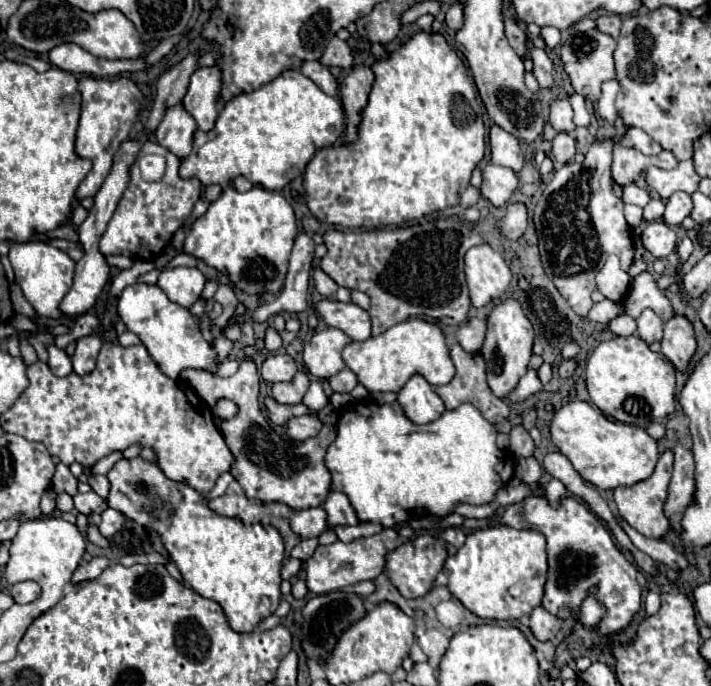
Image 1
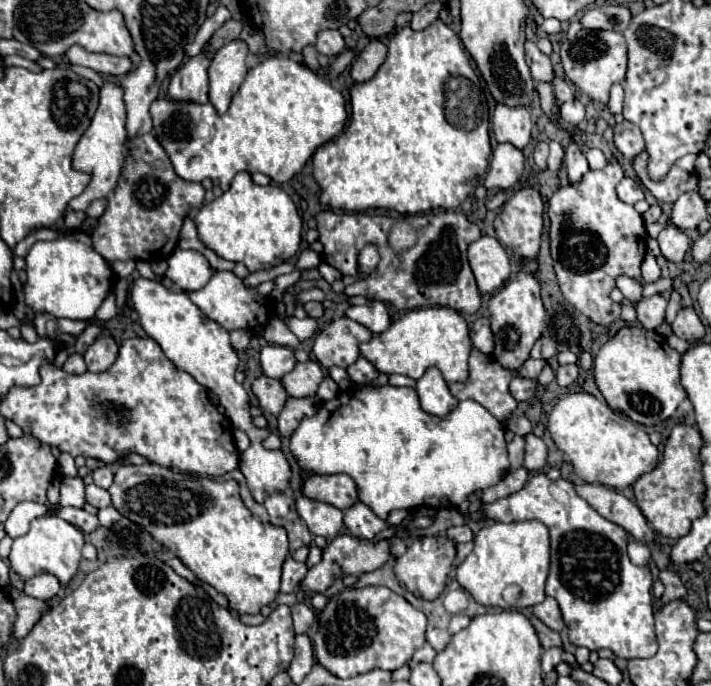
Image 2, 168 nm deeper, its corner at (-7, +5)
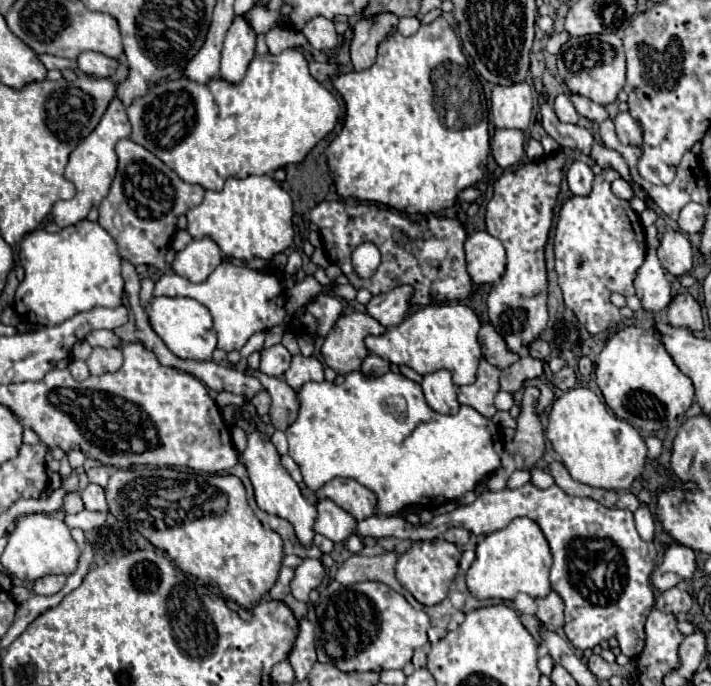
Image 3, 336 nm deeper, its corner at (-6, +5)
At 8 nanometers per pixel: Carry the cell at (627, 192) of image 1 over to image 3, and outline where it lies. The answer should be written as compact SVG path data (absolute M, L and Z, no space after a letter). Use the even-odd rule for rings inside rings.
M616 178L616 180L612 182L612 192L614 192L618 198L622 198L622 200L630 200L630 198L634 196L630 184L624 182L622 178Z

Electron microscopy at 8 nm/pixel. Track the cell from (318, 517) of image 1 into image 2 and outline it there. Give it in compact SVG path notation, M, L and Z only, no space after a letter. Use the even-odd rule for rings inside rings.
M301 494L297 496L297 514L307 524L309 532L315 536L333 538L343 526L339 508L335 508L331 504L319 504Z

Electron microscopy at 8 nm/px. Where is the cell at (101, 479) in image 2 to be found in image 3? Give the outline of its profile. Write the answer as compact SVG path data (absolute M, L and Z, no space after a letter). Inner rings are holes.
M104 466L90 468L86 474L88 474L88 480L94 482L94 484L100 484L100 486L106 486L106 484L108 484L108 476L110 476L110 472L108 472Z

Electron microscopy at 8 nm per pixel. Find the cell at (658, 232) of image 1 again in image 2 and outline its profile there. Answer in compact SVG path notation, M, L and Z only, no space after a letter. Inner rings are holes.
M665 226L659 236L657 236L661 254L671 260L671 262L683 262L683 256L689 248L689 238L683 230L679 230L677 226Z

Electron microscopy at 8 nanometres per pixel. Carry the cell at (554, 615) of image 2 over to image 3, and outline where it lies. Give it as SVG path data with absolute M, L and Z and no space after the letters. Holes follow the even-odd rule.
M550 592L546 598L538 598L536 618L548 628L560 628L564 624L564 602L558 592Z

